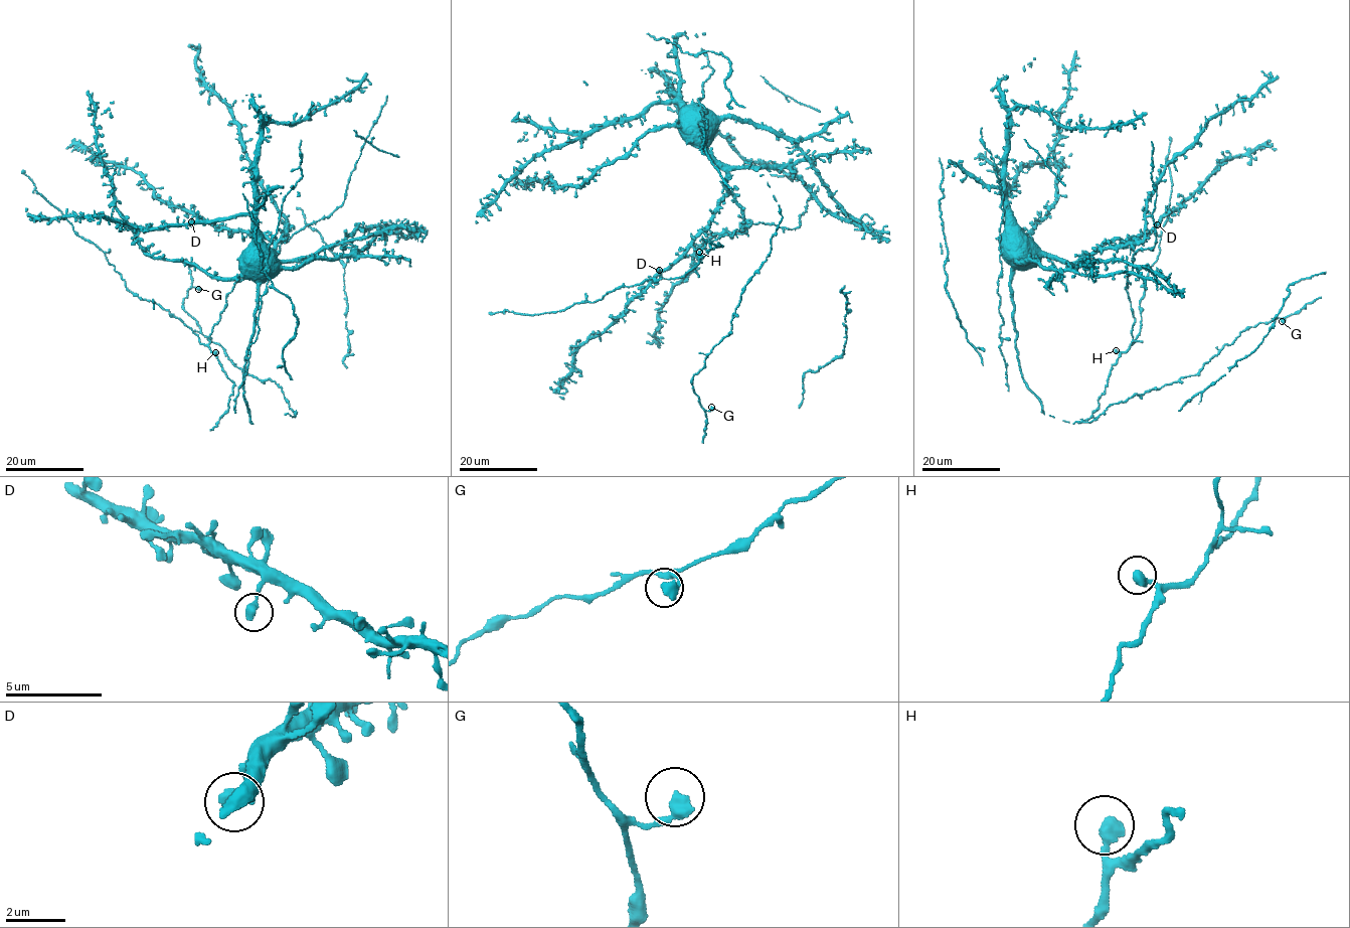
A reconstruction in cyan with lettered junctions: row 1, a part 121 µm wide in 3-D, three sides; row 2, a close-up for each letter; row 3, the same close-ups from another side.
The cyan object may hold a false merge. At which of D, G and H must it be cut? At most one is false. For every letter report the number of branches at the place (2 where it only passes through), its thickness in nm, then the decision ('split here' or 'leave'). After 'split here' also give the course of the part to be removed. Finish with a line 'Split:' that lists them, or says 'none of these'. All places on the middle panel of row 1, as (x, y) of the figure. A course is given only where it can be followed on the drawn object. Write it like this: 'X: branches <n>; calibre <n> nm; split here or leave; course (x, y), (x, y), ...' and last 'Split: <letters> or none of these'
D: branches 1; calibre 500 nm; leave
G: branches 1; calibre 550 nm; leave
H: branches 1; calibre 500 nm; leave
Split: none of these

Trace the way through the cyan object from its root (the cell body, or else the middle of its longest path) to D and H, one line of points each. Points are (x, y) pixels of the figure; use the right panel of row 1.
D: (1004, 245), (1014, 255), (1049, 254), (1073, 262), (1099, 251), (1108, 243), (1150, 232), (1157, 223)
H: (1004, 245), (1014, 255), (1049, 254), (1071, 262), (1131, 245), (1126, 290), (1133, 340), (1126, 351), (1116, 350)

